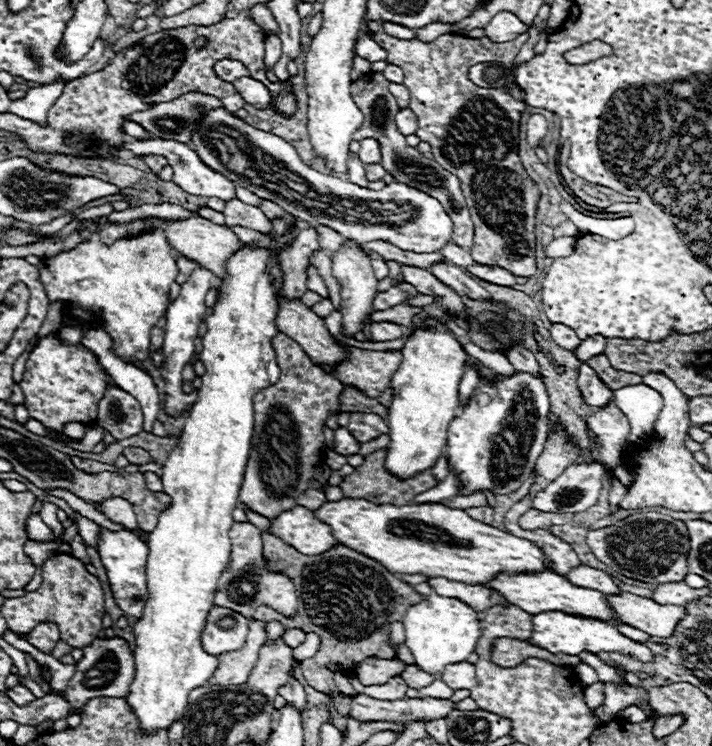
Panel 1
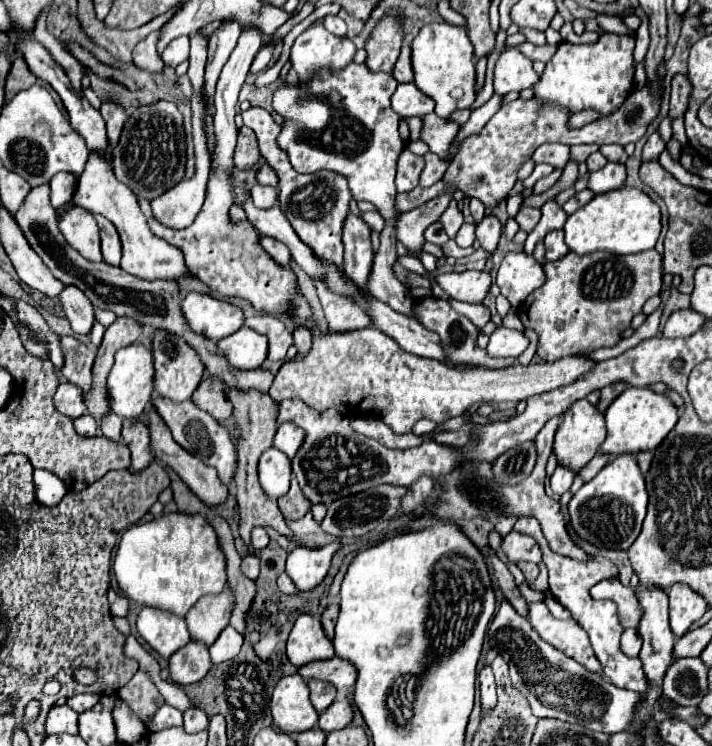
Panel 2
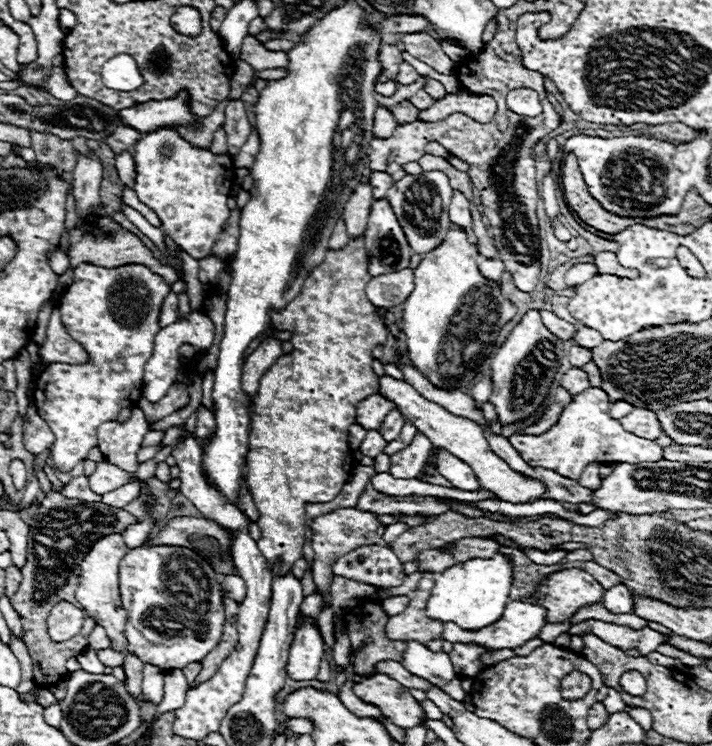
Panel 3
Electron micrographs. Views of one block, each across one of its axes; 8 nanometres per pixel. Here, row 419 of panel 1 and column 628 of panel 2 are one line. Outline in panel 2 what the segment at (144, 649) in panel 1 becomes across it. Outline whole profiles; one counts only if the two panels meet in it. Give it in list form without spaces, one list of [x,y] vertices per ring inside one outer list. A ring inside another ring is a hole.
[[[620,188],[596,194],[586,206],[578,208],[564,226],[566,244],[572,252],[586,256],[598,250],[610,254],[636,254],[654,248],[660,234],[660,208],[638,188]]]

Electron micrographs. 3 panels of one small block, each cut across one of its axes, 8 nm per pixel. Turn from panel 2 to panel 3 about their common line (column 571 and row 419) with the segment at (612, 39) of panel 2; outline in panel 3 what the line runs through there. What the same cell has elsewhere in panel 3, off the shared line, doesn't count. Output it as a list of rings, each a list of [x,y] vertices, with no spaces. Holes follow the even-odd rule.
[[[82,264],[74,270],[74,282],[60,294],[58,308],[66,332],[86,350],[90,360],[86,364],[52,362],[40,372],[32,386],[34,406],[56,438],[52,458],[62,472],[72,470],[96,446],[96,432],[100,424],[114,420],[122,408],[136,408],[134,404],[142,396],[143,368],[154,352],[154,338],[162,330],[158,318],[162,302],[168,294],[170,286],[164,282],[164,278],[142,264],[124,264],[118,268]]]

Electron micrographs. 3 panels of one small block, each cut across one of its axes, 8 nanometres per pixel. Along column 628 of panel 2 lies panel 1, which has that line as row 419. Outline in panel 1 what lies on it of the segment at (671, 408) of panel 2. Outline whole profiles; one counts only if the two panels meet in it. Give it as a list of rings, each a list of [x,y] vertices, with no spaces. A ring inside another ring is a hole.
[[[434,320],[434,326],[428,326],[426,330],[416,330],[410,334],[402,348],[402,362],[398,370],[392,376],[392,404],[388,408],[388,436],[390,444],[386,446],[386,470],[402,480],[412,478],[418,472],[424,472],[436,464],[436,460],[442,456],[446,438],[448,438],[448,426],[456,418],[458,408],[460,408],[460,398],[458,398],[458,384],[464,374],[464,362],[466,362],[466,352],[460,346],[460,340],[452,334],[446,332],[446,326],[438,324]]]

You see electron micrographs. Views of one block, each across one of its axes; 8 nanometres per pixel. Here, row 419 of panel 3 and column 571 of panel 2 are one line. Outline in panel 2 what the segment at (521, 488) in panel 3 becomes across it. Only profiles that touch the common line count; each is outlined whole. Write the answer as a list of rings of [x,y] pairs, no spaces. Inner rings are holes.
[[[586,398],[584,400],[578,400],[574,402],[564,414],[562,414],[562,422],[556,430],[556,440],[554,440],[554,452],[558,456],[558,462],[560,464],[568,464],[572,470],[578,470],[578,476],[588,482],[592,480],[598,470],[608,462],[608,456],[606,454],[596,454],[598,452],[598,446],[600,442],[604,442],[606,438],[606,424],[604,424],[604,414],[594,406],[590,404]],[[596,454],[596,456],[594,456]],[[594,456],[594,458],[592,458]],[[592,458],[592,460],[590,460]],[[590,460],[590,462],[588,462]],[[588,462],[588,464],[586,464]],[[586,464],[586,466],[584,466]]]

